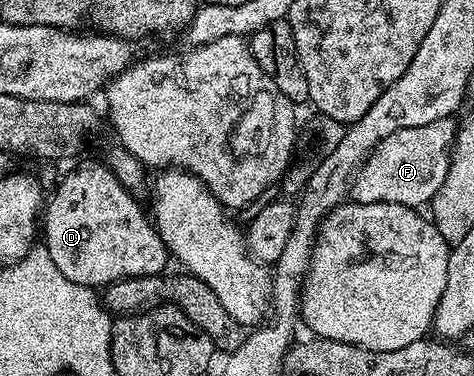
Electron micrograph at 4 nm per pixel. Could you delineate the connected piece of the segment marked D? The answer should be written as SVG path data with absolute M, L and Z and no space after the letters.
M83 164L75 168L55 190L56 196L46 201L41 216L41 240L49 258L71 282L88 286L106 286L116 280L131 280L134 276L159 276L169 261L165 242L155 231L149 216L139 209L132 189L118 180L110 167L99 164Z

